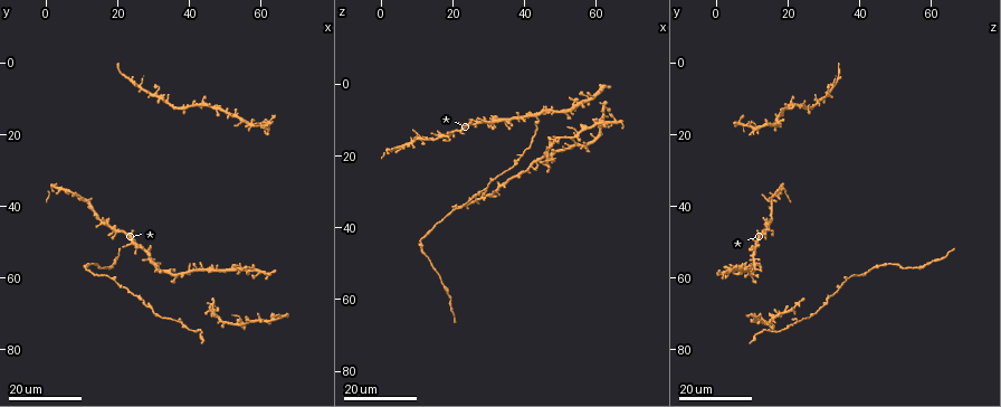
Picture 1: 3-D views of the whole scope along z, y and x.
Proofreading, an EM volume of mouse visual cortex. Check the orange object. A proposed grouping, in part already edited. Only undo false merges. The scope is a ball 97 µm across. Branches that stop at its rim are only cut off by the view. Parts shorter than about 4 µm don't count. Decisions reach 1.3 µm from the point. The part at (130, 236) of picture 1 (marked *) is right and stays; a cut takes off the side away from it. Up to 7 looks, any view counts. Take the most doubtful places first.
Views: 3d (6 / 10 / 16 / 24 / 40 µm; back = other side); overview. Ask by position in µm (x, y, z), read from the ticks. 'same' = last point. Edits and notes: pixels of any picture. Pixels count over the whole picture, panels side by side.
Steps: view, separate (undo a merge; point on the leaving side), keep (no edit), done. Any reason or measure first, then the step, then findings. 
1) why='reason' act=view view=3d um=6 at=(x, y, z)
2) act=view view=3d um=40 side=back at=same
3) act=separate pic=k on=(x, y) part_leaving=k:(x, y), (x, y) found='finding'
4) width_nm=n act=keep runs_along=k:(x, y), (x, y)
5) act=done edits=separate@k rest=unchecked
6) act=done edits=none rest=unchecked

why='arms part here' act=view view=3d um=16 at=(37.0, 72.5, 23.0)

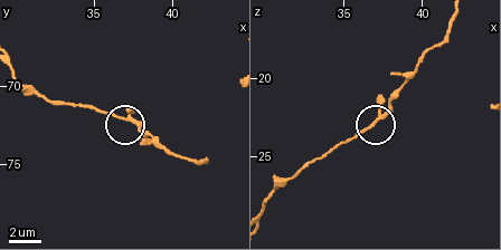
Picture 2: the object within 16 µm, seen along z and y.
act=view view=3d um=6 at=(37.4, 72.2, 22.8)

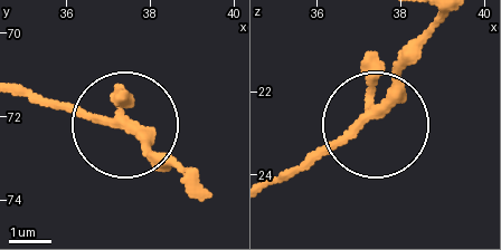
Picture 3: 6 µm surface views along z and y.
arms=3 act=keep found='all the same cell'

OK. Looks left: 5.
why='side arm on a straight run' act=view view=3d um=16 at=(36.5, 59.5, 10.0)

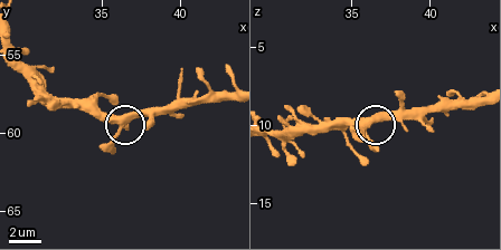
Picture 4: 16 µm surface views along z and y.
act=view view=3d um=10 at=(36.4, 60.0, 10.0)

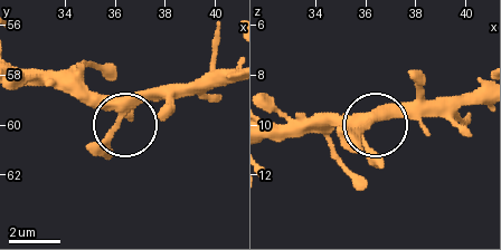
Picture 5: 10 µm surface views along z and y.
act=keep runs_along=5:(18, 68), (56, 71), (119, 121), (140, 104), (189, 89) found='continuous, no second cell'

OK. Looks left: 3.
act=view view=3d um=24 at=(32.0, 10.5, 30.0)

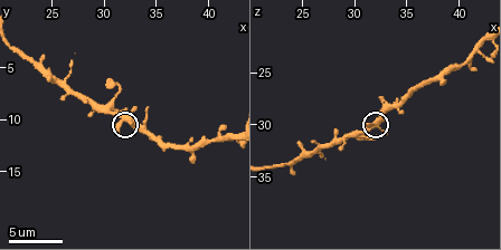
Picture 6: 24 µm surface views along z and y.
why='closer look' act=view view=3d um=6 at=(32.4, 9.8, 29.8)

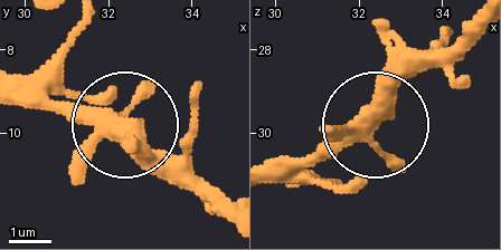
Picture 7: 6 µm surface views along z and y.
act=view view=3d um=6 side=back at=(32.30, 9.70, 29.70)

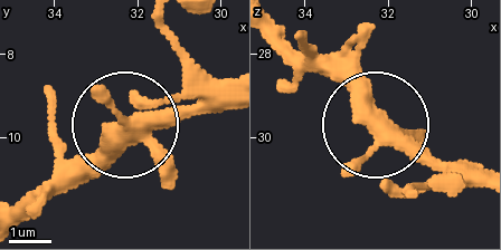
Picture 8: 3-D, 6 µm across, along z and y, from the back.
width_nm=370 act=keep found='continuous, no second cell'

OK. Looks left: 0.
act=done edits=none rest=unchecked

